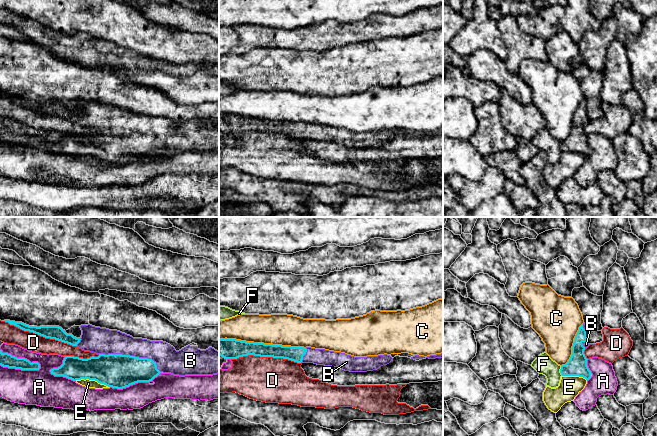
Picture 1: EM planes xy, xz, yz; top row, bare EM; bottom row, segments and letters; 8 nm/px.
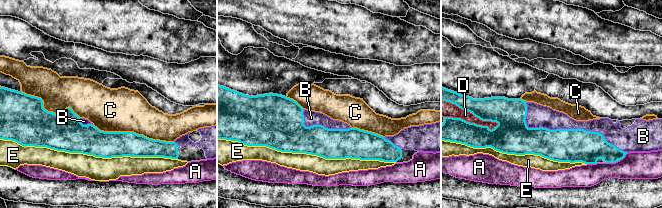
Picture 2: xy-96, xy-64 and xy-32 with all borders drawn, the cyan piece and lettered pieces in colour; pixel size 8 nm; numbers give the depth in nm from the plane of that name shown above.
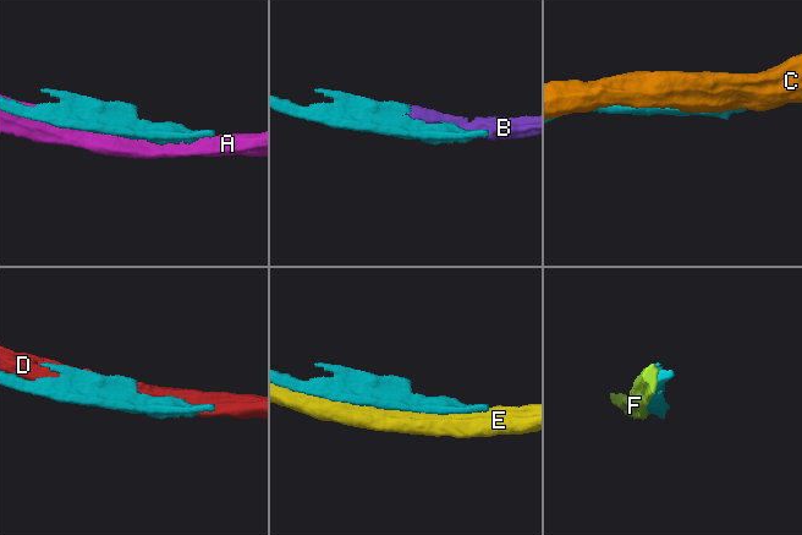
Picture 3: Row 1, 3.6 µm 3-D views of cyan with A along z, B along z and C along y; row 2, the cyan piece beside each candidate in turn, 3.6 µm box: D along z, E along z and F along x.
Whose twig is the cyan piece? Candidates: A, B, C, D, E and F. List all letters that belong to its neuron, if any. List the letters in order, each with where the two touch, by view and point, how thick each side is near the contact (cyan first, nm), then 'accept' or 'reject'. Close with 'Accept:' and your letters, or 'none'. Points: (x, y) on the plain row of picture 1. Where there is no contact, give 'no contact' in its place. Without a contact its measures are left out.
A: xy (22, 134) | 110/280 nm | reject
B: xy (133, 132) | 280/200 nm | accept
C: xz (262, 119) | 160/260 nm | reject
D: xy (40, 111) | 110/160 nm | reject
E: xy (92, 155) | 280/70 nm | reject
F: yz (560, 147) | 160/160 nm | reject
Accept: B

